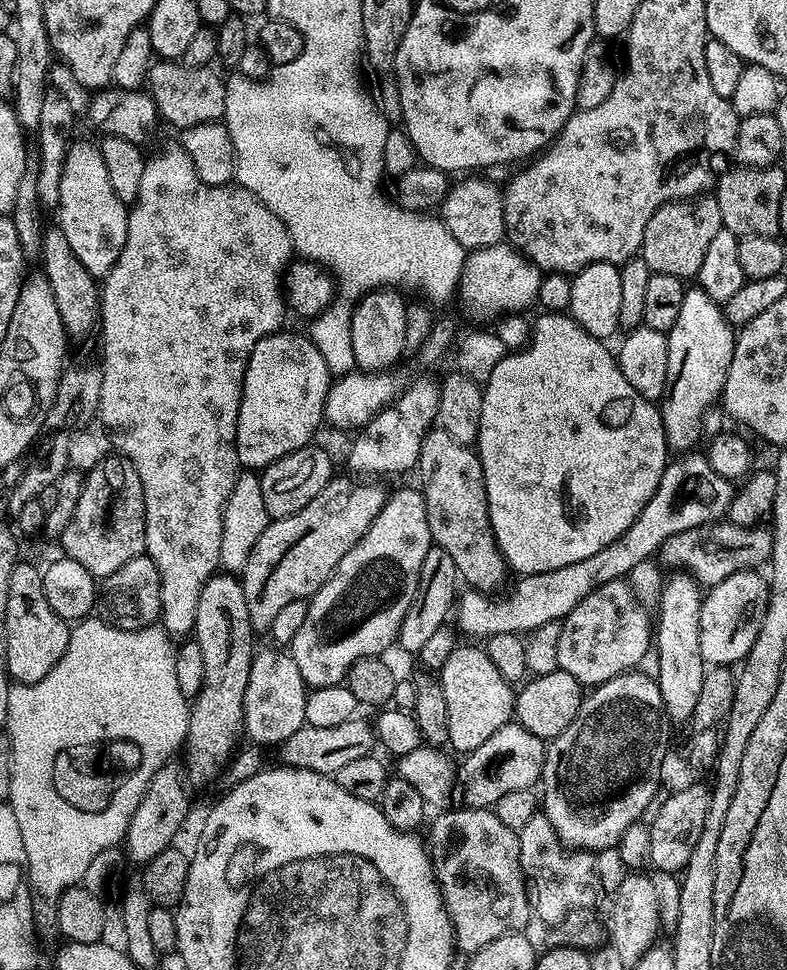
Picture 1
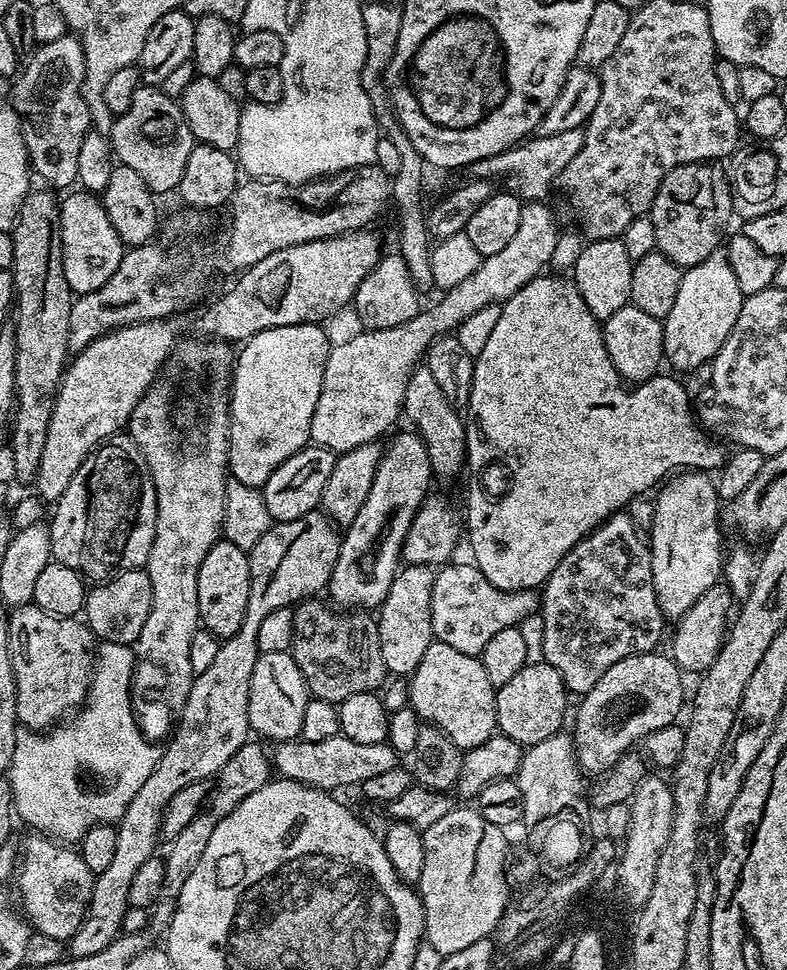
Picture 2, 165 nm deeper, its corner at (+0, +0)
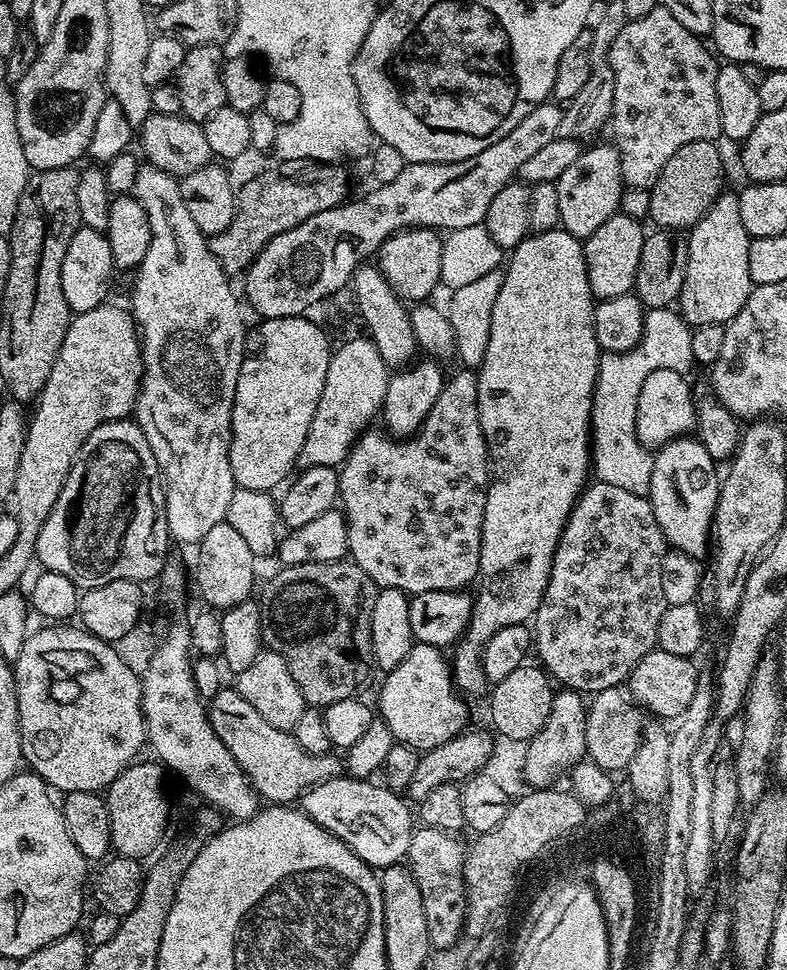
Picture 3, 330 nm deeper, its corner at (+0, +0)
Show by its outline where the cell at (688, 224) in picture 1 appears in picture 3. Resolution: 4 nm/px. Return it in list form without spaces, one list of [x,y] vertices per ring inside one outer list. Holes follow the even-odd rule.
[[[711,140],[686,142],[666,166],[656,185],[650,190],[650,210],[648,216],[657,229],[690,230],[708,213],[710,206],[725,191],[724,160],[720,157],[717,145]]]

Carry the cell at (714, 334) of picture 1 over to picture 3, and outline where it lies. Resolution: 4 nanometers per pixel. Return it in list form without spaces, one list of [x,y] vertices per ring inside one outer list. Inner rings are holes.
[[[725,190],[710,206],[710,210],[687,233],[688,261],[686,282],[678,301],[678,311],[689,326],[725,325],[746,306],[753,290],[750,278],[750,246],[752,240],[738,214],[738,195]]]

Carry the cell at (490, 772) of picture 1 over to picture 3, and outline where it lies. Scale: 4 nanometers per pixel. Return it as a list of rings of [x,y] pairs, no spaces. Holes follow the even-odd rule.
[[[341,774],[309,788],[298,804],[315,824],[337,836],[373,870],[379,870],[399,864],[407,857],[414,831],[414,812],[407,808],[403,795],[391,792],[383,783],[372,783],[376,782]]]

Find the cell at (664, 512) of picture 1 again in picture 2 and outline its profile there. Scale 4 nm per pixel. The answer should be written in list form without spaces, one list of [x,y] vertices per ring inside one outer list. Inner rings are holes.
[[[456,563],[443,565],[434,578],[434,590],[430,594],[430,626],[435,639],[446,642],[446,646],[454,646],[454,650],[461,654],[479,656],[486,642],[490,642],[498,630],[523,625],[527,616],[537,615],[538,596],[535,591],[507,592],[495,588],[475,563]]]

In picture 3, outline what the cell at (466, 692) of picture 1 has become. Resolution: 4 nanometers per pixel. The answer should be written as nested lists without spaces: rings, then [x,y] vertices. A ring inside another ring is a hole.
[[[413,643],[410,654],[406,654],[406,658],[402,658],[402,662],[398,662],[398,666],[394,666],[394,670],[383,677],[384,685],[380,688],[380,708],[378,704],[379,719],[384,720],[386,726],[390,726],[390,734],[395,743],[405,744],[406,746],[415,748],[421,754],[428,752],[434,746],[442,746],[442,742],[450,742],[450,738],[454,738],[459,732],[465,731],[470,724],[470,721],[468,721],[468,708],[464,705],[466,703],[465,697],[456,691],[456,682],[452,678],[452,665],[449,657],[444,655],[445,653],[441,649],[430,646],[429,644]]]

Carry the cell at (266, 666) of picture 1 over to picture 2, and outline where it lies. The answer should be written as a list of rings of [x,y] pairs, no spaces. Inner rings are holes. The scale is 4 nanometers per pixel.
[[[291,651],[282,654],[266,654],[262,652],[254,662],[254,674],[250,674],[250,706],[248,707],[248,726],[265,741],[279,742],[294,740],[302,730],[302,713],[306,710],[306,702],[310,693],[302,678],[302,670],[298,670],[298,662],[294,662]]]

